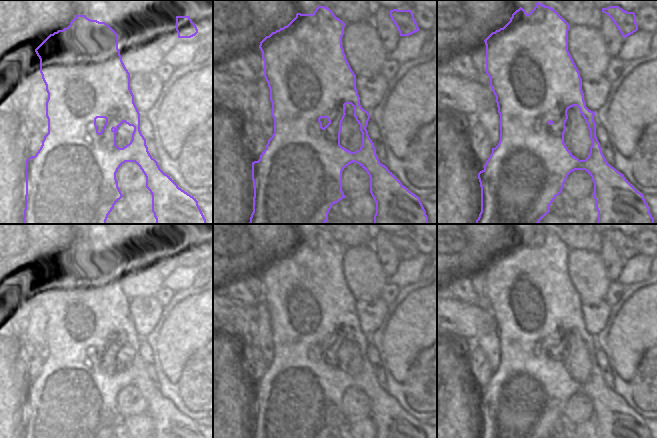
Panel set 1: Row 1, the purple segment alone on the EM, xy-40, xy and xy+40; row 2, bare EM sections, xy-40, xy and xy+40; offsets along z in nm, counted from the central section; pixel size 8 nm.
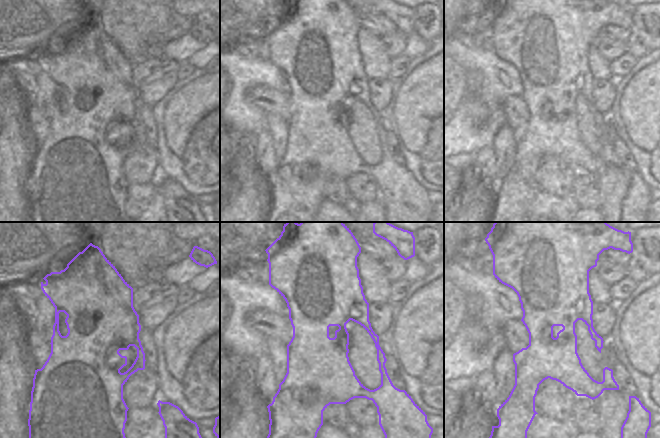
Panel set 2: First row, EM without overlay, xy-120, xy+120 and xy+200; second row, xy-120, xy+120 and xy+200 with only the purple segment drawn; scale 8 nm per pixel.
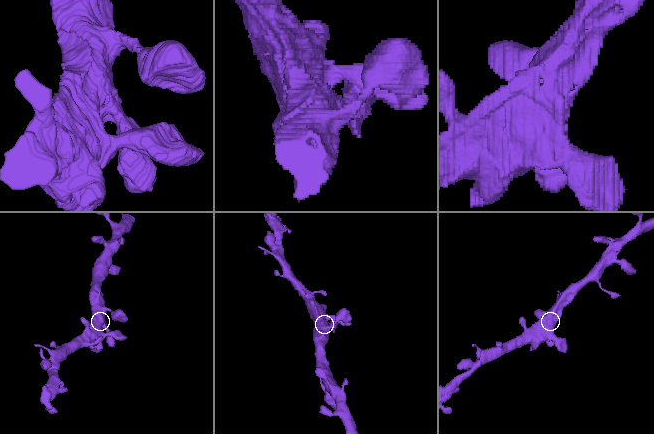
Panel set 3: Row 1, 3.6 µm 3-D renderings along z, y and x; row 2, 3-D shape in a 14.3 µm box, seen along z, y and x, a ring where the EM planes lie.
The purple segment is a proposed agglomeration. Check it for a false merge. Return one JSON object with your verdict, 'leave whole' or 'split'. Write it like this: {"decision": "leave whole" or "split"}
{"decision": "leave whole"}

